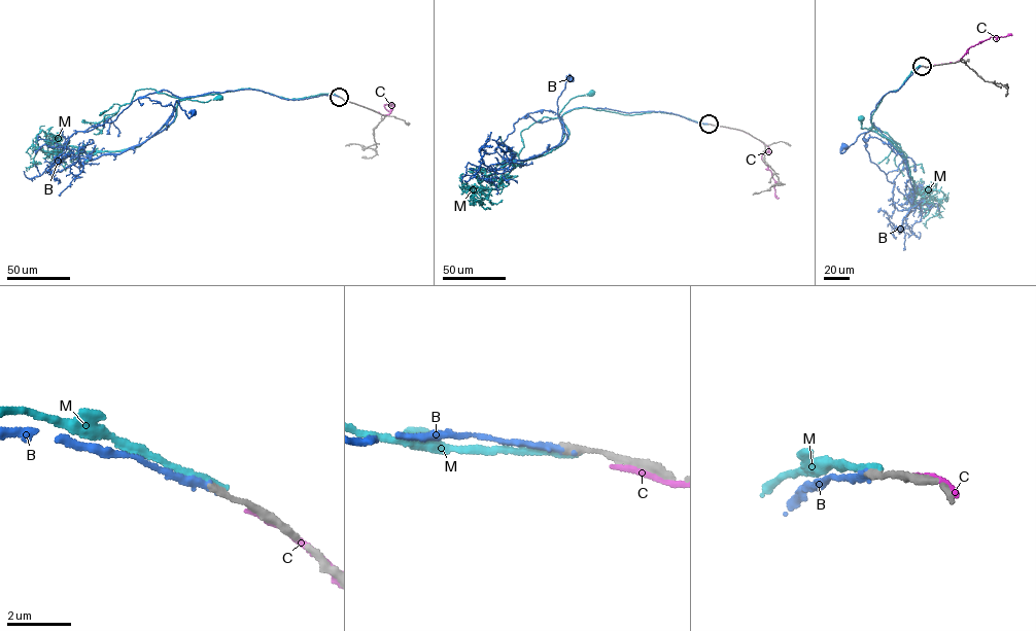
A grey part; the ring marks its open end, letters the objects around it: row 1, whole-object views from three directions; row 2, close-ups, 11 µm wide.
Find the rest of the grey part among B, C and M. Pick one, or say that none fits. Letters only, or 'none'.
B

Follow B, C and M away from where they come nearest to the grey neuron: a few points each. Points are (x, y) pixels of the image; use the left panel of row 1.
B: (339, 97), (286, 99), (248, 89), (181, 98), (173, 120), (152, 135), (177, 100), (187, 117), (194, 112)
C: (341, 98), (381, 114), (390, 113), (384, 104), (392, 102), (389, 105), (392, 106)
M: (339, 97), (290, 99), (248, 88), (185, 98), (179, 100), (173, 120), (157, 134), (178, 101), (218, 97)

